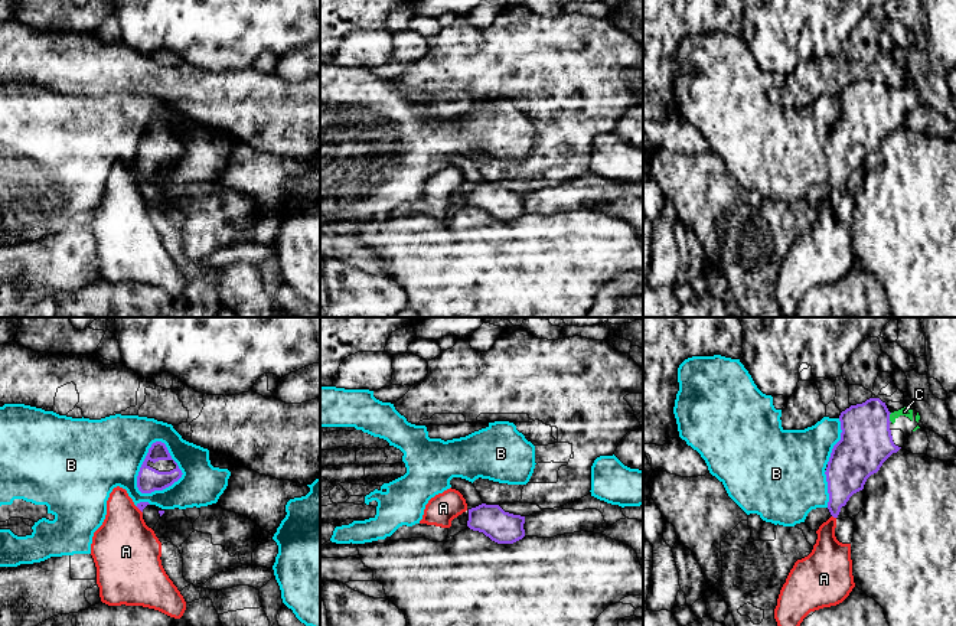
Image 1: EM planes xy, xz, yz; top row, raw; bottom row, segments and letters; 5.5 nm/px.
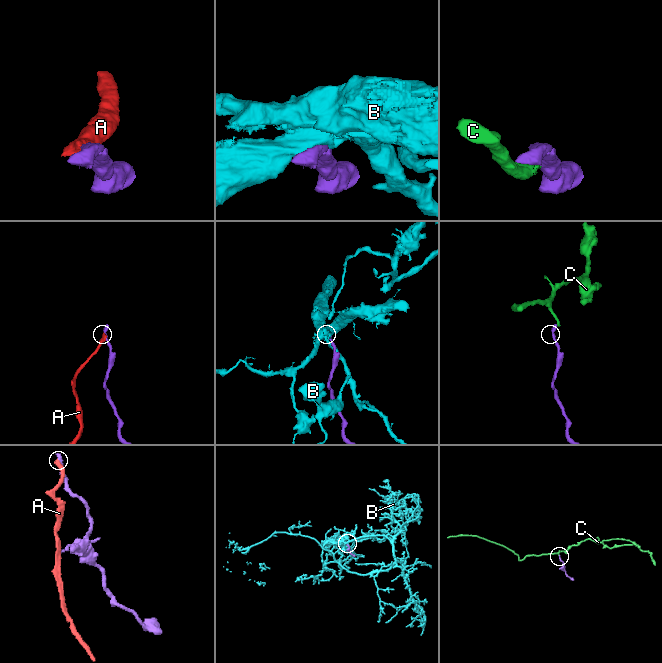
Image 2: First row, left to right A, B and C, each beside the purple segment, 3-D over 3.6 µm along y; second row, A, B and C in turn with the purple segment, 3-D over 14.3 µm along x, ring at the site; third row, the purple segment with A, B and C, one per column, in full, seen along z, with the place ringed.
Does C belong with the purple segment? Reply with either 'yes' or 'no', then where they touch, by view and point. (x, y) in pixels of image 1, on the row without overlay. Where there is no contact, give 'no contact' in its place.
yes | yz (888, 94)

